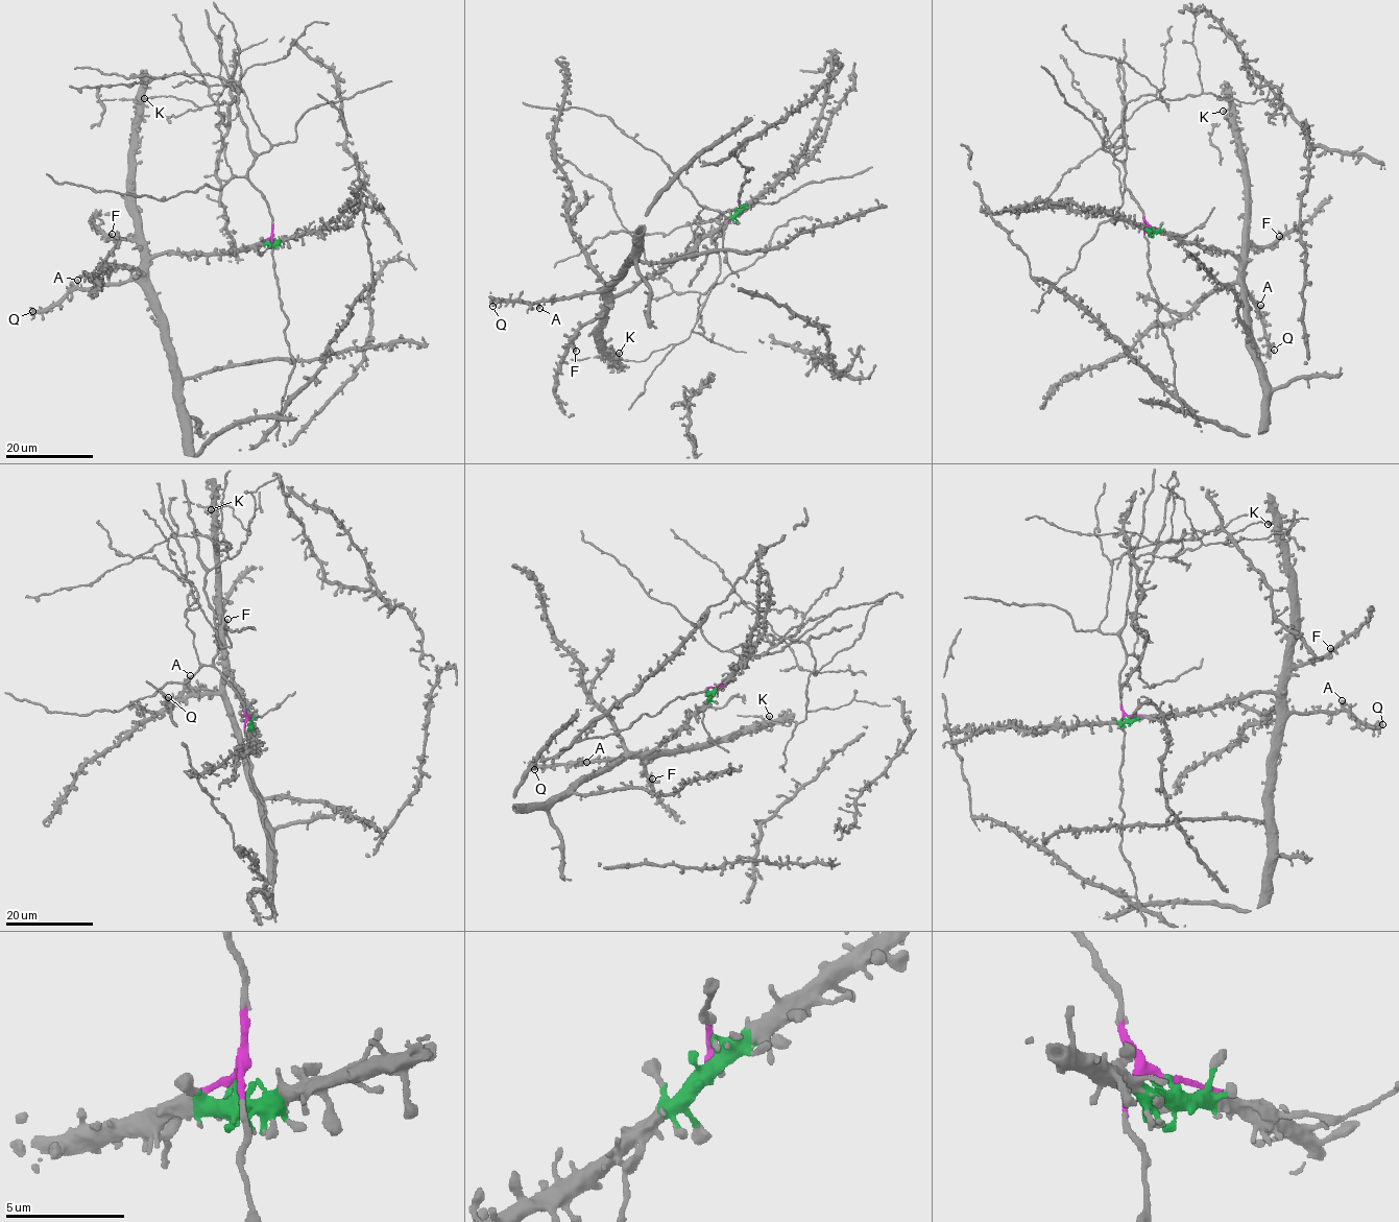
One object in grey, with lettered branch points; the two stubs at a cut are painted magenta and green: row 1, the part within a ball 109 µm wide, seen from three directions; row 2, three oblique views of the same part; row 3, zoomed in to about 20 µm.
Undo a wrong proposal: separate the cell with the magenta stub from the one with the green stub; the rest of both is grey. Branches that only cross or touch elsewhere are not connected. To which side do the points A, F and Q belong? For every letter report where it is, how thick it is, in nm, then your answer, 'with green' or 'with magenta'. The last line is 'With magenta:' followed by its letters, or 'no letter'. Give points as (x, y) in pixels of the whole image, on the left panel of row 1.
A: place (77, 280); calibre 480 nm; with green
F: place (112, 234); calibre 440 nm; with green
Q: place (32, 311); calibre 280 nm; with green
With magenta: no letter

